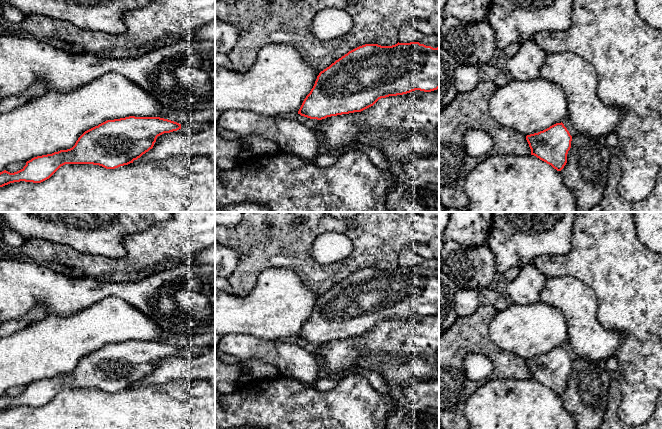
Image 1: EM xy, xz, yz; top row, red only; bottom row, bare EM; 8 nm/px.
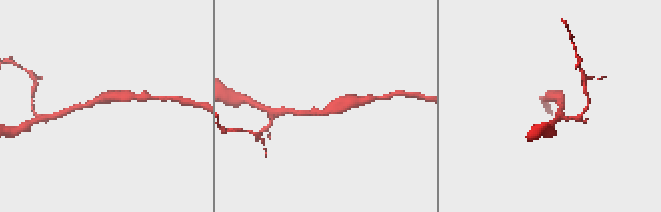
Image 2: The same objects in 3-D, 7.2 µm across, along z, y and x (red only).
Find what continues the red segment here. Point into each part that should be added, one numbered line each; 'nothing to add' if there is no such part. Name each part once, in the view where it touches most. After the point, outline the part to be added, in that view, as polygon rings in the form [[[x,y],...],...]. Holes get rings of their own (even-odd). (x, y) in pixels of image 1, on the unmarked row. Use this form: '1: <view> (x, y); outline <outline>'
nothing to add

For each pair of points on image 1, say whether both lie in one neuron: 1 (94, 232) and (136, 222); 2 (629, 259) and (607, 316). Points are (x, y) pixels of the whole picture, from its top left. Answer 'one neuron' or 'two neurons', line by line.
1: one neuron
2: one neuron

